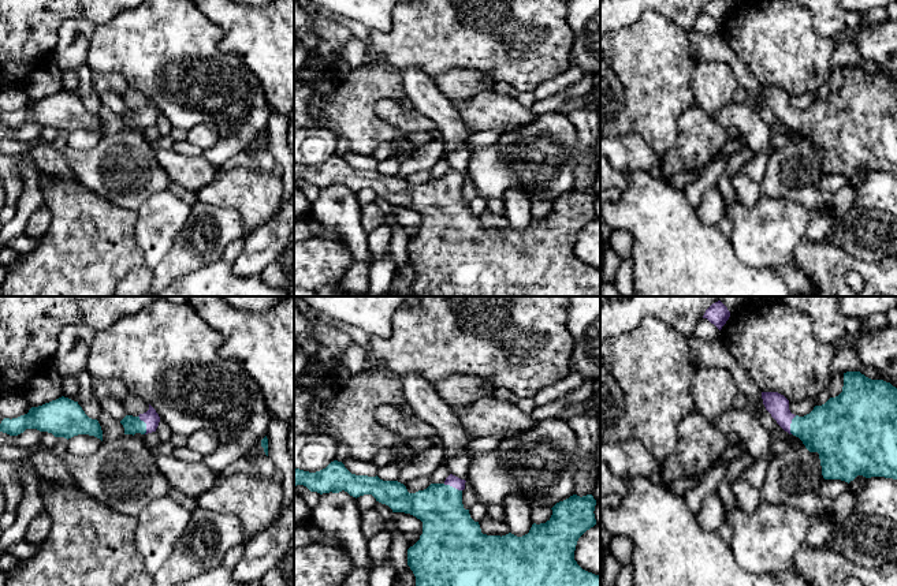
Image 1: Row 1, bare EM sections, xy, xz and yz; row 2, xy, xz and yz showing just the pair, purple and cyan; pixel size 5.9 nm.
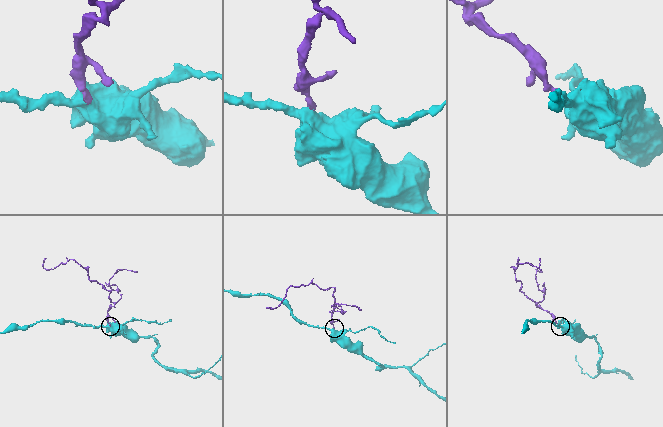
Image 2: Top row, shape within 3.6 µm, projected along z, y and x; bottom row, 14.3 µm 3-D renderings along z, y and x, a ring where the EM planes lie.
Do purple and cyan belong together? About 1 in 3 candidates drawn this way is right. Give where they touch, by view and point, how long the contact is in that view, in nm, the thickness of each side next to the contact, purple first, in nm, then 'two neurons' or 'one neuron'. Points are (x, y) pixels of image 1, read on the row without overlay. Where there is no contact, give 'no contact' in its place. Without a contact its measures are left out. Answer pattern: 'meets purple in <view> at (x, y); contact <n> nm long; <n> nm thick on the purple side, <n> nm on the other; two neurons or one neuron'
meets purple in xy at (146, 119); contact 120 nm long; 90 nm thick on the purple side, 100 nm on the other; one neuron

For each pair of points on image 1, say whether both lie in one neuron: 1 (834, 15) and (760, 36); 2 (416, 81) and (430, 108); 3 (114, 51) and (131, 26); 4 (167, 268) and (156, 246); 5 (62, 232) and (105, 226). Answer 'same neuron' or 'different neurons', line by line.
1: different neurons
2: same neuron
3: same neuron
4: different neurons
5: same neuron

